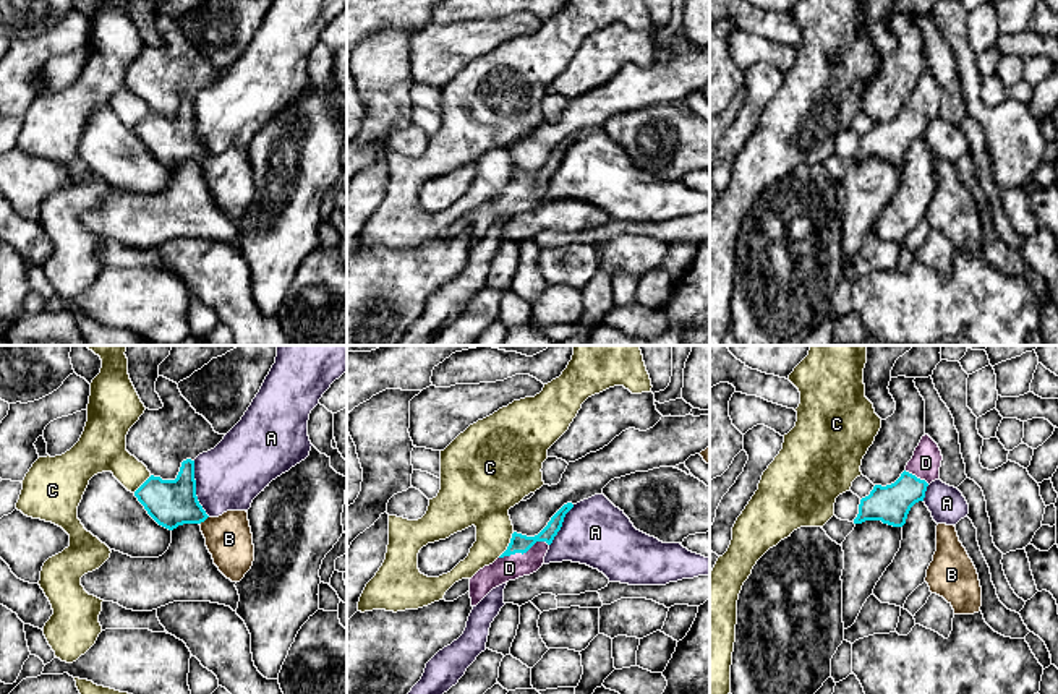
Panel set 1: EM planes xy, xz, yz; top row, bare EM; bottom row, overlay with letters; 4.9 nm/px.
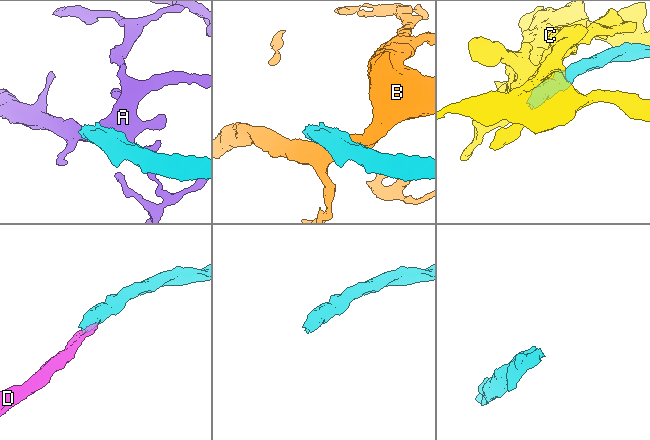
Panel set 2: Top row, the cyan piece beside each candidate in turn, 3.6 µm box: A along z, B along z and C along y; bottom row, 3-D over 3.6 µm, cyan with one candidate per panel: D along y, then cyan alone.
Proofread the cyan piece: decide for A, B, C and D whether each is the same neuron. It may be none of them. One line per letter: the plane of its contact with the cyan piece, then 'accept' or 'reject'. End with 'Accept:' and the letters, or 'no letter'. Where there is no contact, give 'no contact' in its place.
A: meets cyan in xy; reject
B: meets cyan in xy; reject
C: meets cyan in xz; reject
D: meets cyan in xz; accept
Accept: D

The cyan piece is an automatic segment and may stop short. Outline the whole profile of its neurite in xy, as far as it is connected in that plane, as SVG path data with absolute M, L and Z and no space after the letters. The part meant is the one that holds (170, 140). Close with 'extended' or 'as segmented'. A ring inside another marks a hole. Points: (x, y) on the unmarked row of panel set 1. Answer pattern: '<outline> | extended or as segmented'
M194 97L181 99L175 117L151 112L134 133L162 164L173 167L183 161L201 161L209 152L196 133Z | as segmented

